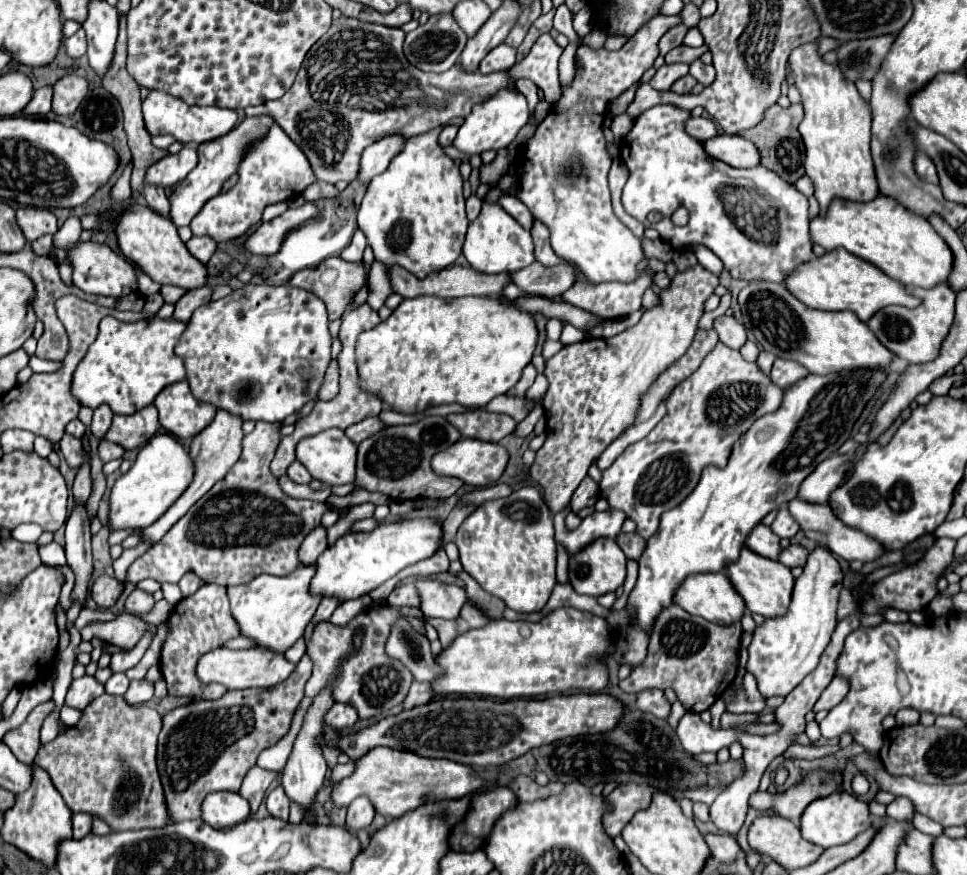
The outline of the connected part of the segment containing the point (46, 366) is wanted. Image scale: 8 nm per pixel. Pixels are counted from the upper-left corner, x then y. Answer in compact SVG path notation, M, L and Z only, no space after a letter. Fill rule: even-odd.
M31 356L29 366L31 366L31 370L33 370L33 372L53 372L53 370L57 370L57 368L59 368L59 364L57 364L57 362L41 360L41 358L37 358L37 356Z

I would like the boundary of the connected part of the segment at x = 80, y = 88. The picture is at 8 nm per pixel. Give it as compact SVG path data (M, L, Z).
M63 76L53 84L53 112L71 116L87 94L87 80L81 76Z

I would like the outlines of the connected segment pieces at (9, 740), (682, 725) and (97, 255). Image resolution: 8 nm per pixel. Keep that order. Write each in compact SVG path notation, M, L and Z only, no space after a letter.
M47 700L45 704L39 704L33 708L27 720L13 730L8 731L3 737L3 742L11 748L11 752L23 762L31 764L37 750L39 750L39 730L43 726L43 720L55 710L55 702Z
M687 712L677 724L677 736L681 744L691 754L701 752L719 752L725 746L737 742L737 738L747 732L741 730L715 730L711 724L705 724L699 714Z
M75 242L71 248L59 248L53 244L49 256L57 266L63 262L69 262L73 268L73 284L81 288L87 294L99 294L99 296L123 296L137 290L137 276L135 266L115 250L111 250L107 244L99 242Z

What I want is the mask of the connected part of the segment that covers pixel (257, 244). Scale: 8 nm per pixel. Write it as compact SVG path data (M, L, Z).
M311 202L299 208L289 208L285 214L273 218L271 222L261 222L257 230L245 240L245 250L249 254L275 254L289 230L301 226L315 216L317 208Z

